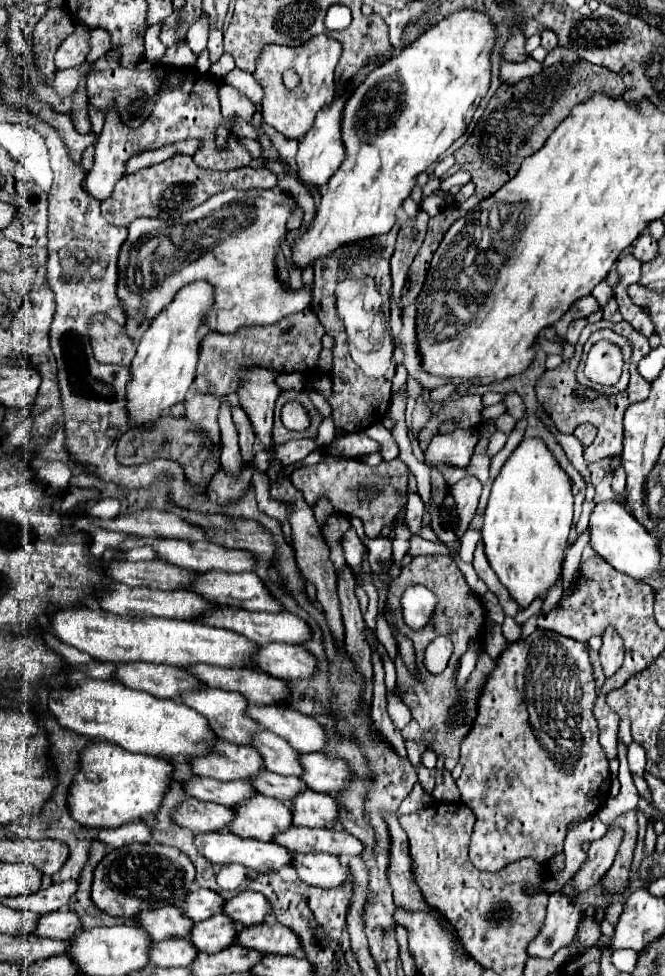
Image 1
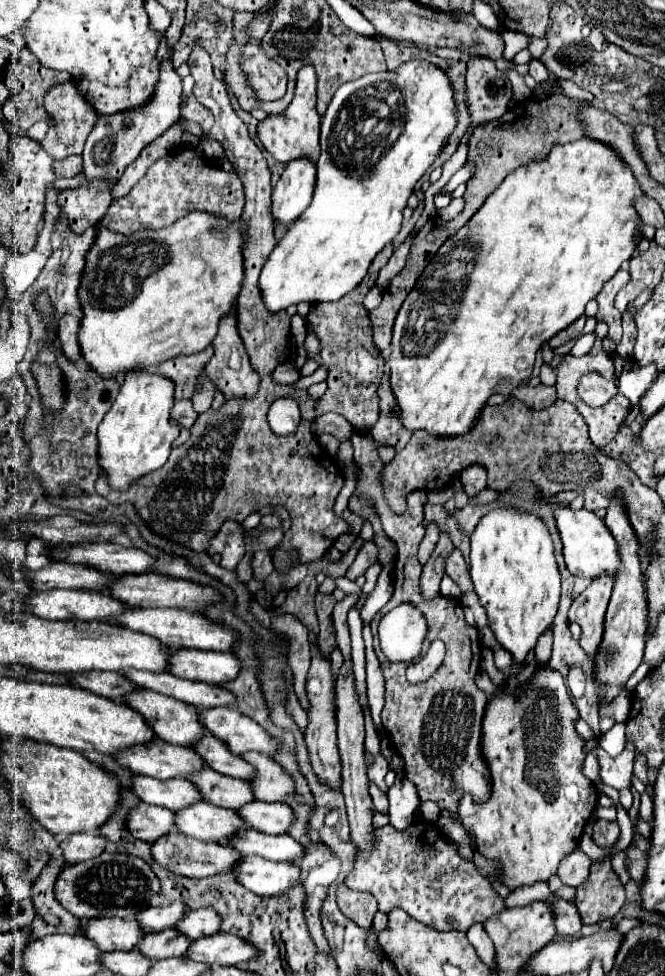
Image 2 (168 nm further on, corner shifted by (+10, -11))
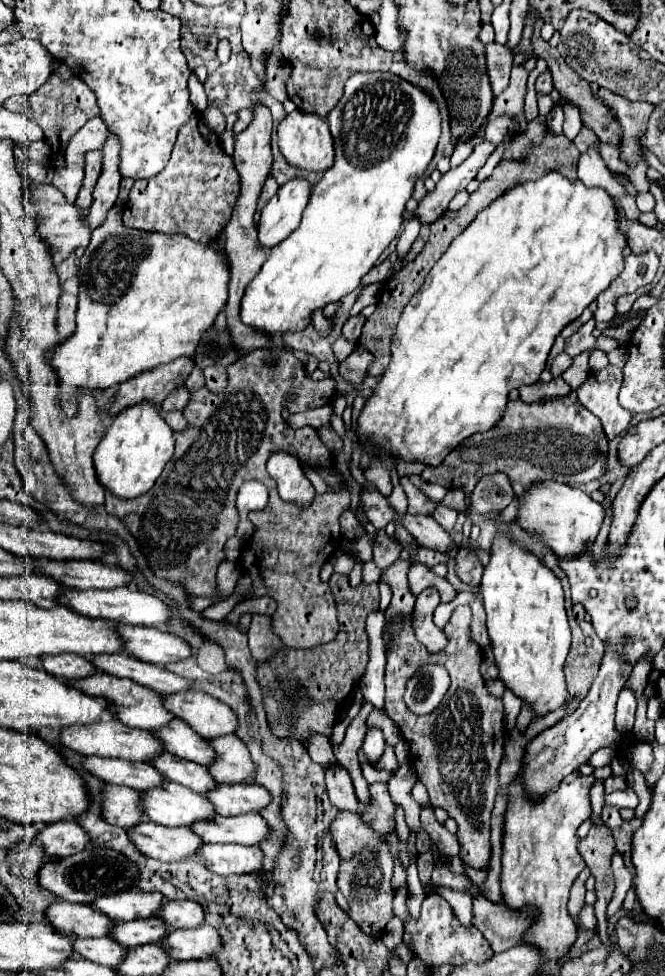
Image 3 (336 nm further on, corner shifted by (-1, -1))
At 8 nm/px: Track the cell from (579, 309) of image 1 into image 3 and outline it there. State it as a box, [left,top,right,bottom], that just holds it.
[560,309,592,339]

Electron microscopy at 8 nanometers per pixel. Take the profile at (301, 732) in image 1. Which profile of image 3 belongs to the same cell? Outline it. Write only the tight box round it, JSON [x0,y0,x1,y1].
[164,691,236,739]

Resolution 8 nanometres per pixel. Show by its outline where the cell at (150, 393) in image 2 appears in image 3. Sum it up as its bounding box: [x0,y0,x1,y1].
[94,403,174,499]

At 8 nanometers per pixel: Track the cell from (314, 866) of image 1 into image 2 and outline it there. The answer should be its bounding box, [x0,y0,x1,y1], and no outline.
[233,857,301,895]

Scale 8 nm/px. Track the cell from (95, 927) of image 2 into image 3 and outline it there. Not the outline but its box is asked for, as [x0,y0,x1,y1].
[46,903,112,937]

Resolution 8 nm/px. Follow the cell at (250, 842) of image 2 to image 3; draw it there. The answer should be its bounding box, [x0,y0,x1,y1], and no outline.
[190,813,268,845]

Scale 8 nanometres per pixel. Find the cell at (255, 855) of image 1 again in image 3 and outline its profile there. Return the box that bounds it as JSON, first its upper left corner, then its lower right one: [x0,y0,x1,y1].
[128,821,202,861]

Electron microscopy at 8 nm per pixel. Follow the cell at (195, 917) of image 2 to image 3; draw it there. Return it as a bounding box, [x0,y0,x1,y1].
[154,899,204,927]

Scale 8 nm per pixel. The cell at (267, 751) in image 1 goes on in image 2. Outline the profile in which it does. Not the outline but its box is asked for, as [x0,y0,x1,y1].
[193,735,255,781]

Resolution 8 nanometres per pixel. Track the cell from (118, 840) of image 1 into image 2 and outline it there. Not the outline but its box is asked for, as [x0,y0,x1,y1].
[61,833,109,865]

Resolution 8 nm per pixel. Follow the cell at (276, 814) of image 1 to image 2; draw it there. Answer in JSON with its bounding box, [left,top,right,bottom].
[175,803,249,843]

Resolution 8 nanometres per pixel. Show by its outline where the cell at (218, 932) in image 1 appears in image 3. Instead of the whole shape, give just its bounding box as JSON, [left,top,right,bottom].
[108,919,166,947]

